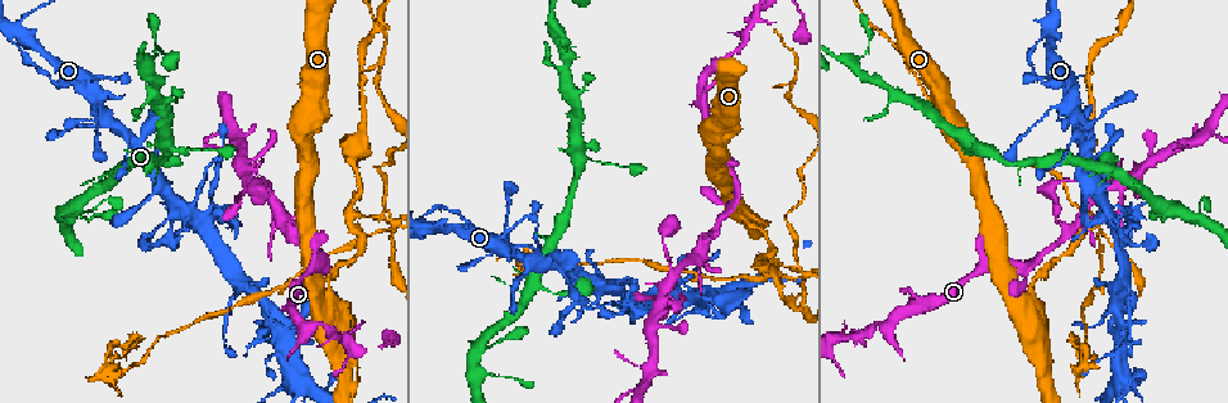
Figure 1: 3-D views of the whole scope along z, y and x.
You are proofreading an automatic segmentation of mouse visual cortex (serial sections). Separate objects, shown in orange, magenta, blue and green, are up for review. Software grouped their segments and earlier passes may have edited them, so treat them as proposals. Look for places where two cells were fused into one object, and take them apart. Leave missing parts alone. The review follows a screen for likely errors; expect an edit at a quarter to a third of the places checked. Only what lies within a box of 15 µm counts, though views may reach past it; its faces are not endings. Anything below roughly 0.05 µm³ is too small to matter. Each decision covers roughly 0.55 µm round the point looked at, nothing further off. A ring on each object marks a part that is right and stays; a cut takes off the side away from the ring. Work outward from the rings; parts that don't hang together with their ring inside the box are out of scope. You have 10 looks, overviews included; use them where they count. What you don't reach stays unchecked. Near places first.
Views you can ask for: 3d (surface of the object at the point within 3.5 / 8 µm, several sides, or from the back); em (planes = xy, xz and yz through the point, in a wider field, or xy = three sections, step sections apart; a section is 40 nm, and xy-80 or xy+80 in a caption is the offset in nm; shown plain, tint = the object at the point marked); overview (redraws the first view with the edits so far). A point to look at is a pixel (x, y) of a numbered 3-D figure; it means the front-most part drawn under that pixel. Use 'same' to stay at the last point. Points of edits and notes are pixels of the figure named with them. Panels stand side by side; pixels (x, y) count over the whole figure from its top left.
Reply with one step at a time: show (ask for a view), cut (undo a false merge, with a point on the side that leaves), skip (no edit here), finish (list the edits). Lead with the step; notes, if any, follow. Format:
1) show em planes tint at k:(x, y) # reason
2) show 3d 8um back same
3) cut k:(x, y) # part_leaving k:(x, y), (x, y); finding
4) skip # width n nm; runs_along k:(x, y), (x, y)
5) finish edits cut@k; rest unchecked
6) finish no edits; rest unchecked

show 3d 3.5um at 1:(319, 296) # abrupt turn

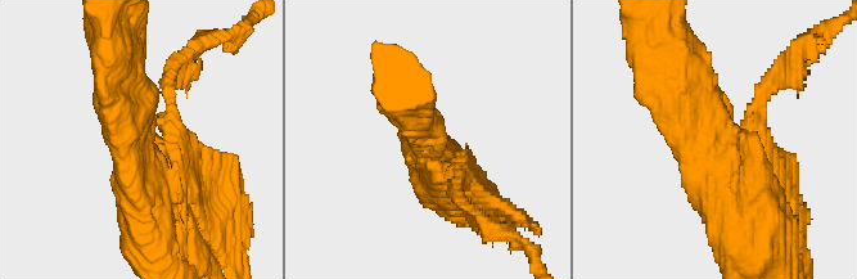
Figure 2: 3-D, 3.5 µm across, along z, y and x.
show em xy step 5 tint at 2:(426, 151)

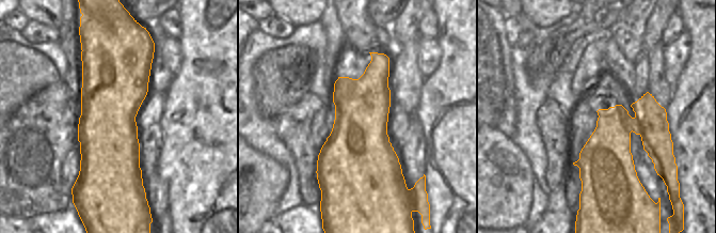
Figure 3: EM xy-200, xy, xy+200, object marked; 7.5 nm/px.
show em xy step 2 tint same # cut it another way

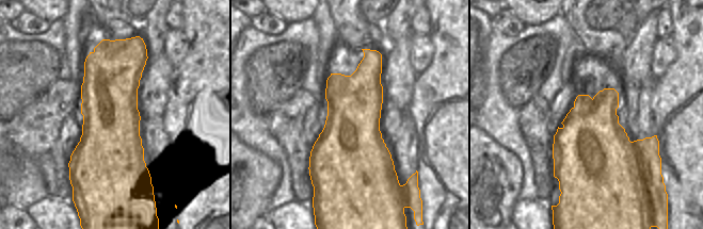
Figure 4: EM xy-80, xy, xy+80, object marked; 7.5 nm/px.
cut 2:(781, 72) # part_leaving 2:(756, 106), (768, 79), (811, 35); a second cell is stuck on

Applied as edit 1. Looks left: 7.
show 3d 3.5um at 1:(885, 324) # sharp bend

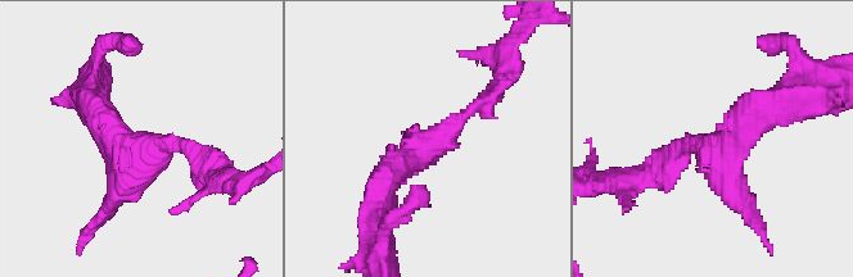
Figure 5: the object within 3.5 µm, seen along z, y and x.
show em planes tint at 5:(418, 150) # now the EM

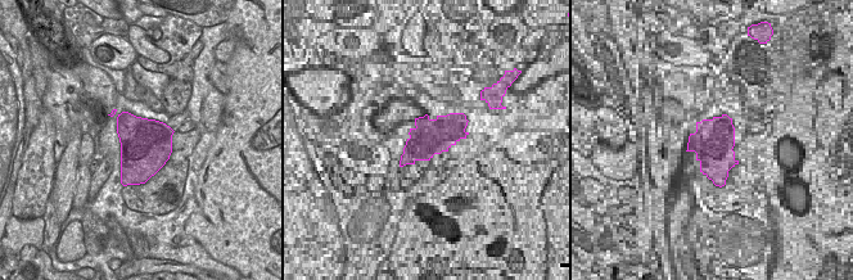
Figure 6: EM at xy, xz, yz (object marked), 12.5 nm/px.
skip # width 650 nm; runs_along 5:(377, 207), (384, 176), (487, 104); continuous, no second cell

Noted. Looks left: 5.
show 3d 3.5um back at 1:(68, 218)

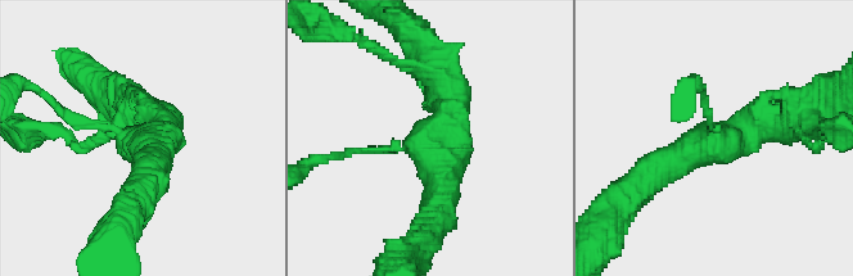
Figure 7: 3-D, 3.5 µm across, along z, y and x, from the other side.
show em xy step 5 tint at 7:(714, 143) # arms 3; arm_widths 100, 450, 450 nm; need the tissue

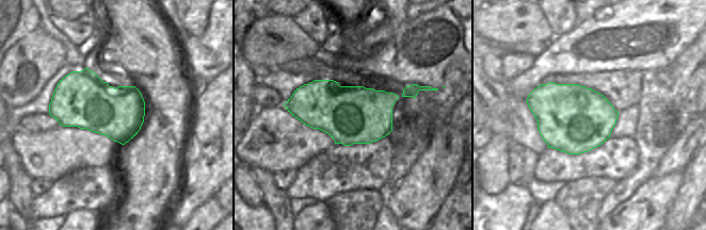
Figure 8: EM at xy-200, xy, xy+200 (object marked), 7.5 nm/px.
skip # runs_along 7:(782, 118), (700, 143), (641, 181); all the same cell

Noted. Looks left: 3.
show 3d 8um at 1:(1075, 123)

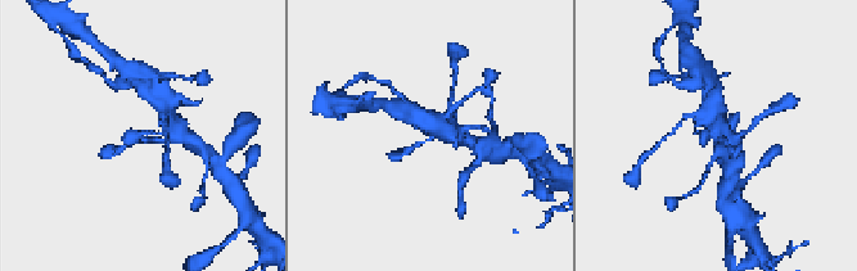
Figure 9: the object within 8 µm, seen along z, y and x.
show em planes tint at 9:(718, 137) # need the tissue

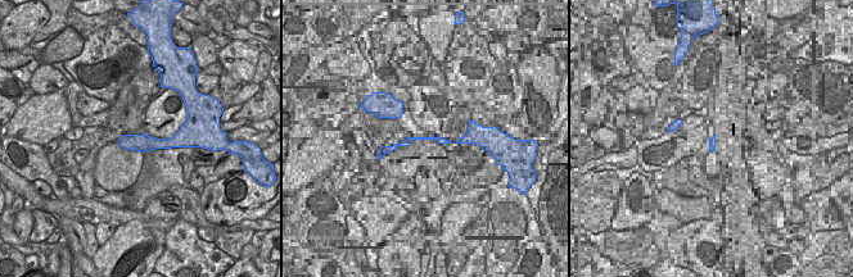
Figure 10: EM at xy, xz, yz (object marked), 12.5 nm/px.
skip # width 220 nm; runs_along 9:(176, 126), (166, 141), (136, 139), (118, 152); continuous, no second cell

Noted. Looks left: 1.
finish edits cut@2; rest unchecked

